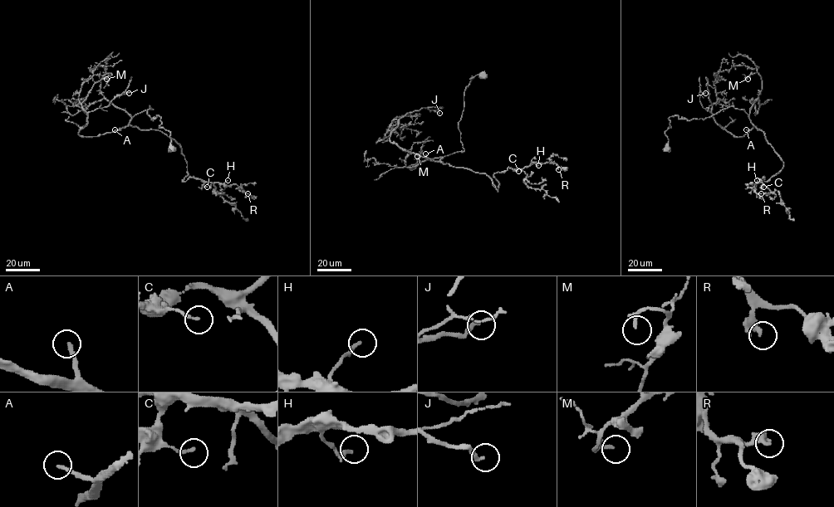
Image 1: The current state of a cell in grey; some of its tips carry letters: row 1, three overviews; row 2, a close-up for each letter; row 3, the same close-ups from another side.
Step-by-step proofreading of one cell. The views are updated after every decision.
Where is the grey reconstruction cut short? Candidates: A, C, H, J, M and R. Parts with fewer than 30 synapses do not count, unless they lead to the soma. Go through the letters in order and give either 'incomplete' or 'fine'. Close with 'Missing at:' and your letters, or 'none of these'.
A: incomplete
C: fine
H: fine
J: incomplete
M: fine
R: fine
Missing at: A, J

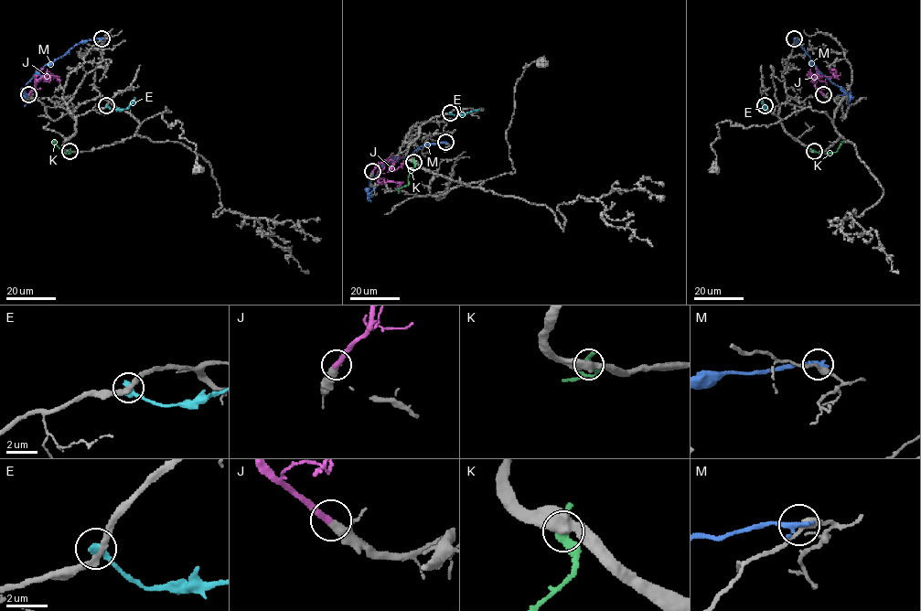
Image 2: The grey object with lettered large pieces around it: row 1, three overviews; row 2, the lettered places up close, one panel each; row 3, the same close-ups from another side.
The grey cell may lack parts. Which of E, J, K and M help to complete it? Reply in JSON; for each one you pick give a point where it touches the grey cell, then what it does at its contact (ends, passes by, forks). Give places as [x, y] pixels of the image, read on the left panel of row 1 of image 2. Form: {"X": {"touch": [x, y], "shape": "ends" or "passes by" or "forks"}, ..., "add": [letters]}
{"J": {"touch": [28, 94], "shape": "ends"}, "add": ["J"]}

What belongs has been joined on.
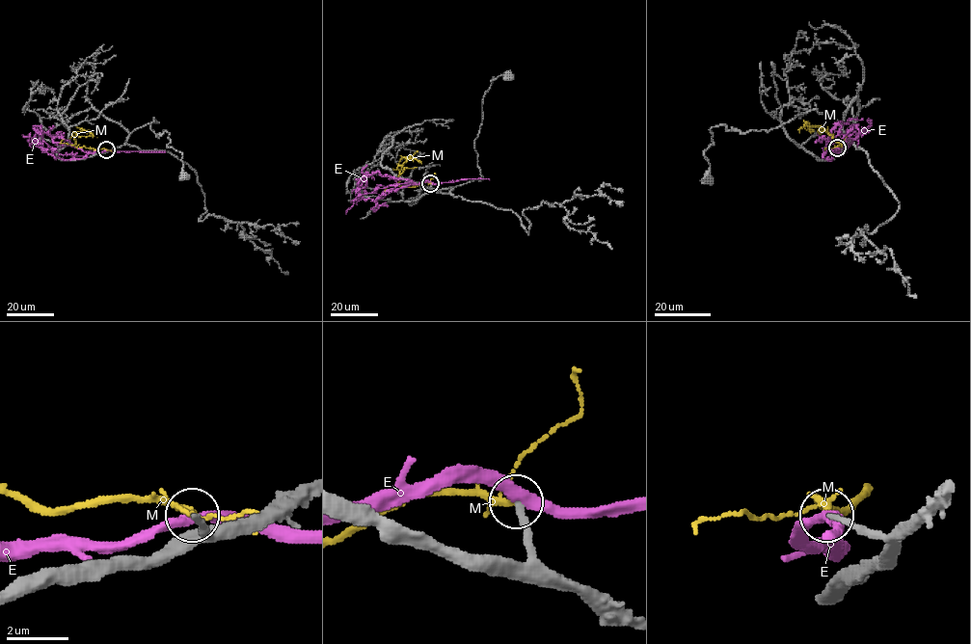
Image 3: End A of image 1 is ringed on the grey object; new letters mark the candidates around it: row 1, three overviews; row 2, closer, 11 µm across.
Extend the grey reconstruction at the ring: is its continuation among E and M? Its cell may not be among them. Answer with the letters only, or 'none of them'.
M

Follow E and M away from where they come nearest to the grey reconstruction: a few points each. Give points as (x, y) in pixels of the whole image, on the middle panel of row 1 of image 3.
E: (431, 183), (413, 183), (408, 179), (394, 179), (375, 172), (365, 174), (364, 191), (356, 204)
M: (431, 183), (410, 186), (396, 183), (399, 180), (397, 167), (412, 158), (421, 163)

